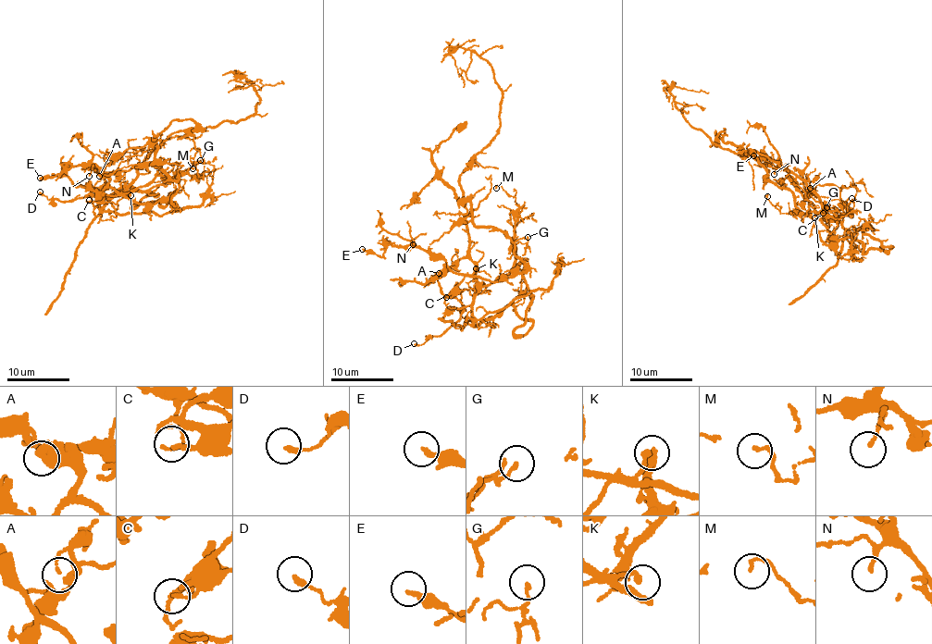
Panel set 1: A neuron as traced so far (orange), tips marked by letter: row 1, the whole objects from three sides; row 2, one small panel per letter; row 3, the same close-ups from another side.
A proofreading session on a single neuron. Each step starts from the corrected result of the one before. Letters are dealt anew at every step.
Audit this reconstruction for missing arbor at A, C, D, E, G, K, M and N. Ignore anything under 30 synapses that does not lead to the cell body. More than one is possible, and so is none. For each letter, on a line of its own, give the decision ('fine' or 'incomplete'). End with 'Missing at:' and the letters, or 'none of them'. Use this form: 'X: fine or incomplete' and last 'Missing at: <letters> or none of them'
A: fine
C: fine
D: fine
E: fine
G: fine
K: fine
M: fine
N: fine
Missing at: none of them

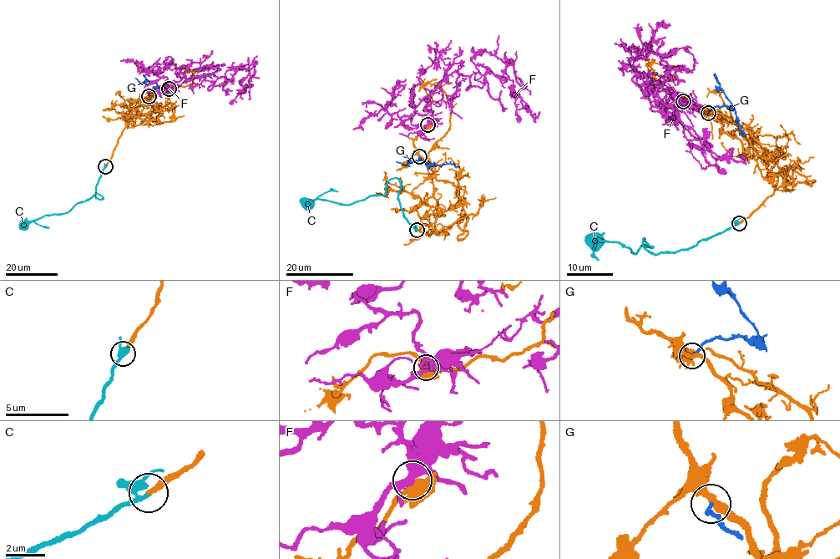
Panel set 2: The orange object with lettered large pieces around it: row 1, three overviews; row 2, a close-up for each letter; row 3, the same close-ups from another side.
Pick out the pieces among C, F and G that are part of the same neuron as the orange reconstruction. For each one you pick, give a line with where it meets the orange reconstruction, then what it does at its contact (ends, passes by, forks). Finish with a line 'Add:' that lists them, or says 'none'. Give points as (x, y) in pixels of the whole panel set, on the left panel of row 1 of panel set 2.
C: contact (105, 166); it passes by
Add: C

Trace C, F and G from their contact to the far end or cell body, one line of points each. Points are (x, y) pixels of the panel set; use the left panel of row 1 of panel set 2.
C: (104, 167), (96, 188), (100, 200), (95, 194), (66, 213), (33, 221), (48, 227)
F: (169, 88), (179, 75), (225, 78), (240, 67), (254, 75), (243, 91), (253, 84)
G: (149, 96), (157, 84), (148, 81), (140, 83), (135, 78)

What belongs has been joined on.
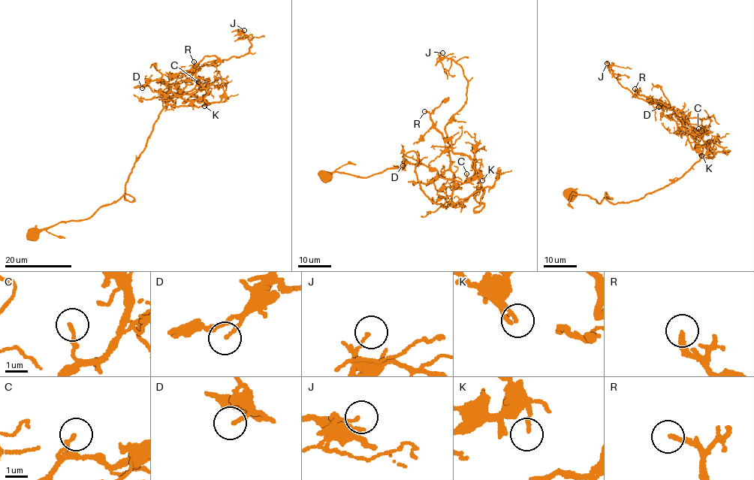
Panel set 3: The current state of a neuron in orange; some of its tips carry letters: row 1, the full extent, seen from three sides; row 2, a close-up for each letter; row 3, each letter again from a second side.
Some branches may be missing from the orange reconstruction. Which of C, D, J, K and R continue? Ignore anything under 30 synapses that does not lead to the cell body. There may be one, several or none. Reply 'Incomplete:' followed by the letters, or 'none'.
Incomplete: R

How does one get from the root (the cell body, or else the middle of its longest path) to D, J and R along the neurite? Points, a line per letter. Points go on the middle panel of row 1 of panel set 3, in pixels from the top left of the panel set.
D: (325, 176), (369, 176), (401, 168), (414, 151), (422, 191), (446, 208), (452, 203), (447, 179), (402, 165)
J: (325, 176), (369, 176), (414, 151), (422, 191), (452, 203), (444, 128), (468, 83), (442, 52)
R: (325, 176), (369, 176), (401, 168), (414, 151), (419, 186), (446, 208), (456, 185), (480, 170), (424, 111)

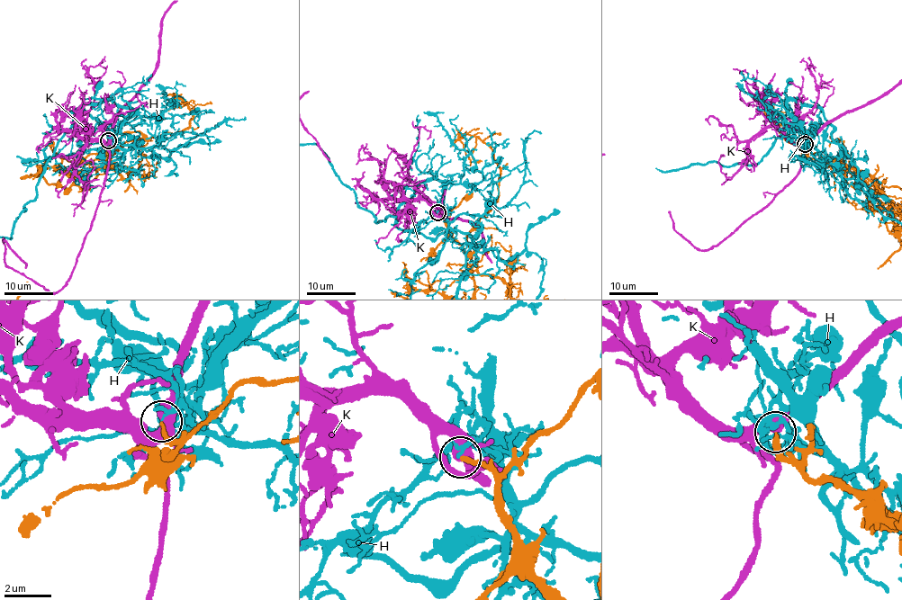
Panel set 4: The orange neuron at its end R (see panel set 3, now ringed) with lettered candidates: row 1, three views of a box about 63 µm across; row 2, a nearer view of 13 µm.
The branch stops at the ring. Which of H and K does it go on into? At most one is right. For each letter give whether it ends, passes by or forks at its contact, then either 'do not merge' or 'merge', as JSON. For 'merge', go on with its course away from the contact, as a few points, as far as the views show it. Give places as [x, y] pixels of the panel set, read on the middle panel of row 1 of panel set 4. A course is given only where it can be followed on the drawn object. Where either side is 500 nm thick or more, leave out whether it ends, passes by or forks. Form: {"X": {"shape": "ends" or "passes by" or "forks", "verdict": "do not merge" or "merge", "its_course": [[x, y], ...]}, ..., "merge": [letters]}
{"H": {"shape": "forks", "verdict": "do not merge"}, "K": {"shape": "passes by", "verdict": "do not merge"}, "merge": []}

